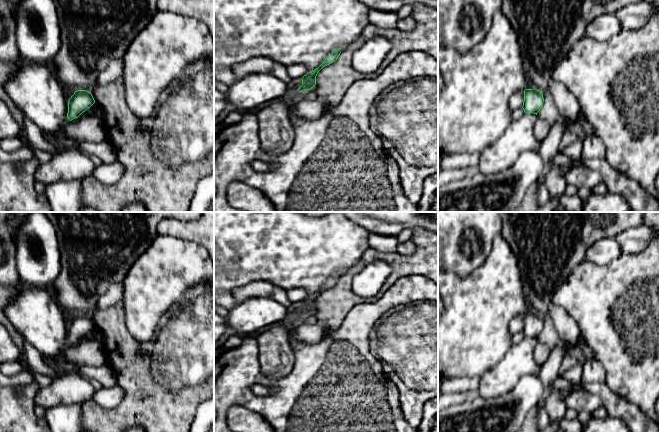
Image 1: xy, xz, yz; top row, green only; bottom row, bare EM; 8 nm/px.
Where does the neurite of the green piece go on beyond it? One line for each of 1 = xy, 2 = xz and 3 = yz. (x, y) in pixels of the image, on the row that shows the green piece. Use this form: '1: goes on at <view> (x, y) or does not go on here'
1: does not go on here
2: does not go on here
3: does not go on here

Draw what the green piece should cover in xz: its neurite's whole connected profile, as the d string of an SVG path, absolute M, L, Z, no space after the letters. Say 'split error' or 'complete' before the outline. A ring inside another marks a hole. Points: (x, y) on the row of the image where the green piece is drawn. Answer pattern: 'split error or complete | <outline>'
complete | M338 48L333 50L333 52L325 58L323 63L318 68L308 72L306 75L304 75L301 78L302 79L302 85L299 87L299 89L297 91L300 93L300 92L303 92L305 90L310 90L311 88L315 87L316 76L317 76L318 72L323 67L335 62L337 60L338 56L340 55L340 53L341 53L341 51Z

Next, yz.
complete | M535 88L524 90L524 101L522 108L525 113L533 113L537 115L543 106L543 102L543 94L539 90L536 90Z

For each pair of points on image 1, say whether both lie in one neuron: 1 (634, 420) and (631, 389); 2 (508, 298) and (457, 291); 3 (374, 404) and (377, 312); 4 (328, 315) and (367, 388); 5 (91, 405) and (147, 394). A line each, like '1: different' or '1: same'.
1: different
2: same
3: same
4: different
5: same

